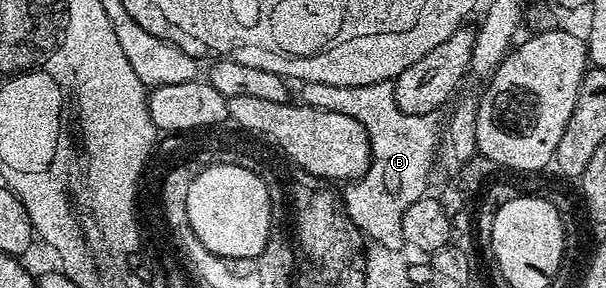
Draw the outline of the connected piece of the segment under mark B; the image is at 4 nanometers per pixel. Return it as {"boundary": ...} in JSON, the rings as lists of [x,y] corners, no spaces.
{"boundary":[[[304,82],[299,85],[299,103],[338,114],[350,114],[368,131],[372,162],[363,176],[351,181],[342,192],[344,208],[360,231],[373,244],[398,251],[405,247],[402,234],[402,214],[410,202],[429,191],[428,175],[436,154],[435,115],[402,114],[394,102],[392,84],[370,86],[330,86],[326,82]]]}

